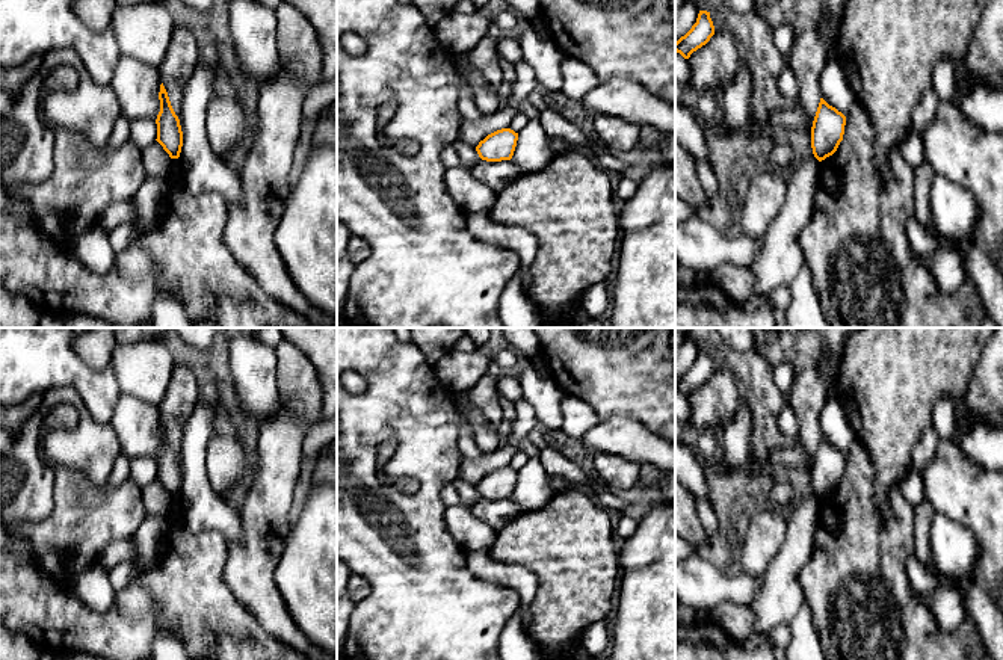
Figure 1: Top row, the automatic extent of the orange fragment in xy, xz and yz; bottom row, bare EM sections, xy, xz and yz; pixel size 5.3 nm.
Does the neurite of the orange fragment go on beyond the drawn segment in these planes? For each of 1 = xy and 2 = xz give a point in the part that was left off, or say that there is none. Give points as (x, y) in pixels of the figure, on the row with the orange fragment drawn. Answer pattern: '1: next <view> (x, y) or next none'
1: next none
2: next none

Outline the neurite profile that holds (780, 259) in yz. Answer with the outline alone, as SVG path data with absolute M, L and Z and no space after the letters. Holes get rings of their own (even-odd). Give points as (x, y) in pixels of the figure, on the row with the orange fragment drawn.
M813 157L793 168L782 210L763 236L761 249L751 266L754 295L767 295L781 284L792 285L804 266L799 234L813 213L819 166L820 162Z

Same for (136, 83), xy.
M121 56L110 83L121 104L121 115L128 119L154 121L160 112L160 85L159 68L130 56Z

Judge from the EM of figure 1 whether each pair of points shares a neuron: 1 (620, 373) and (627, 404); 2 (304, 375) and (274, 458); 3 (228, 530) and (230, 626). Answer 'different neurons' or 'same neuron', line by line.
1: same neuron
2: different neurons
3: different neurons

